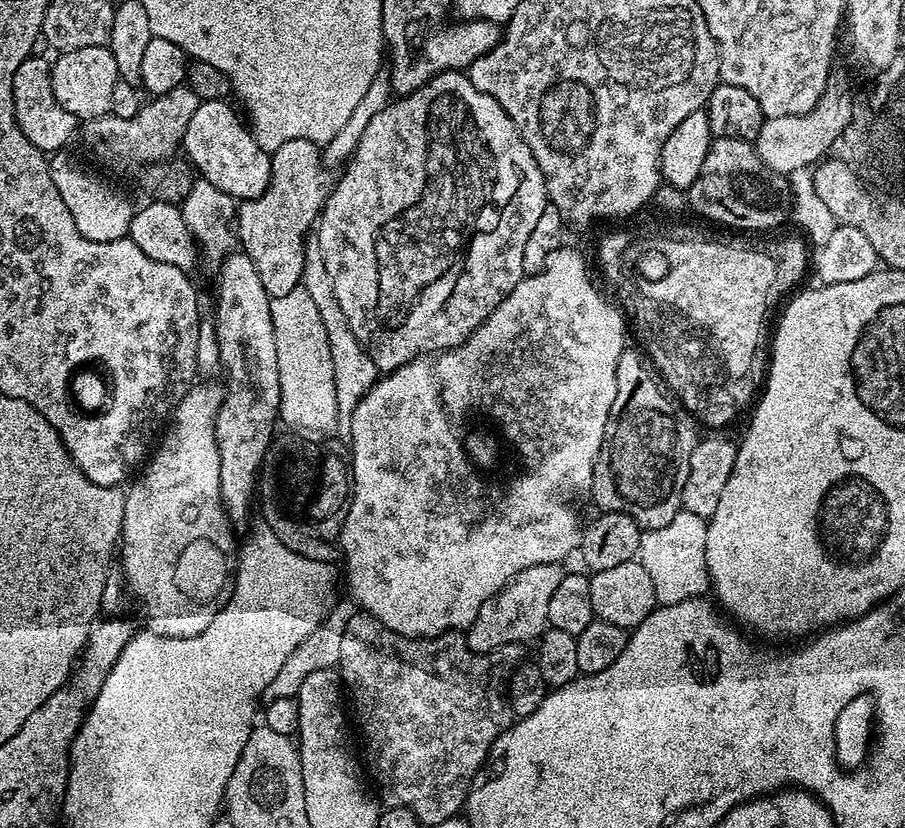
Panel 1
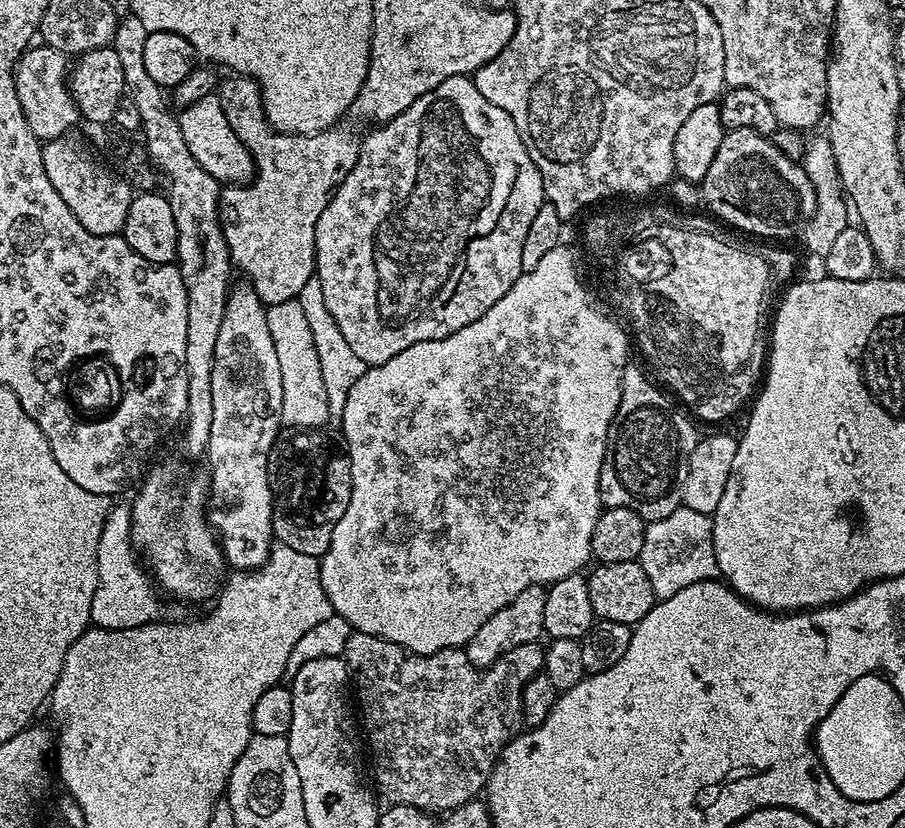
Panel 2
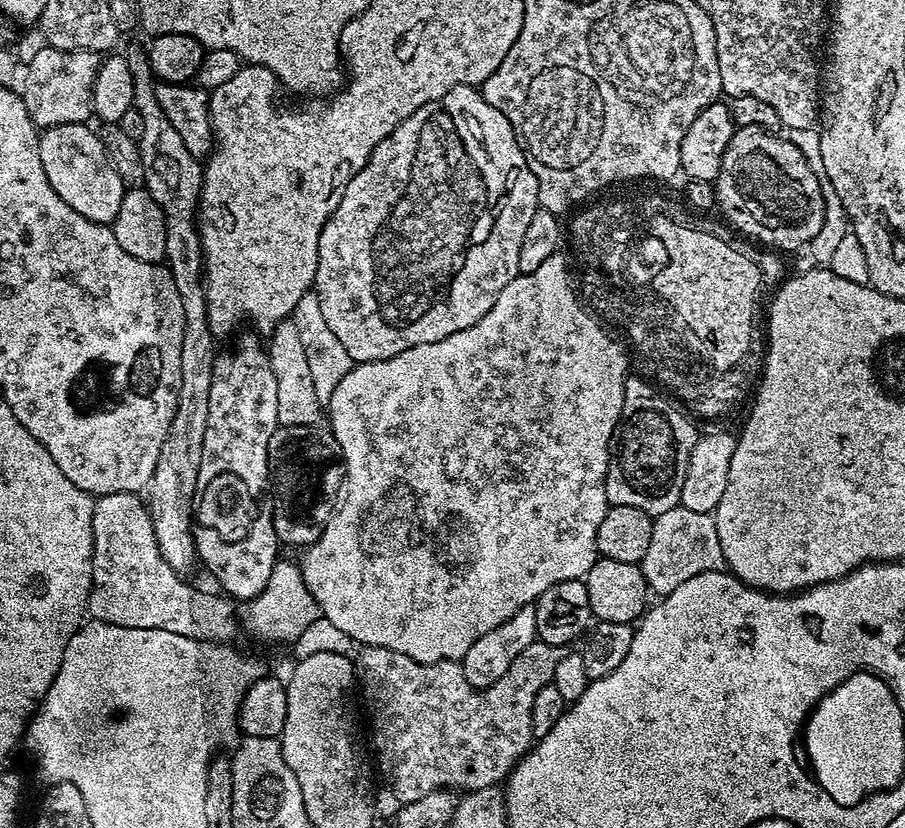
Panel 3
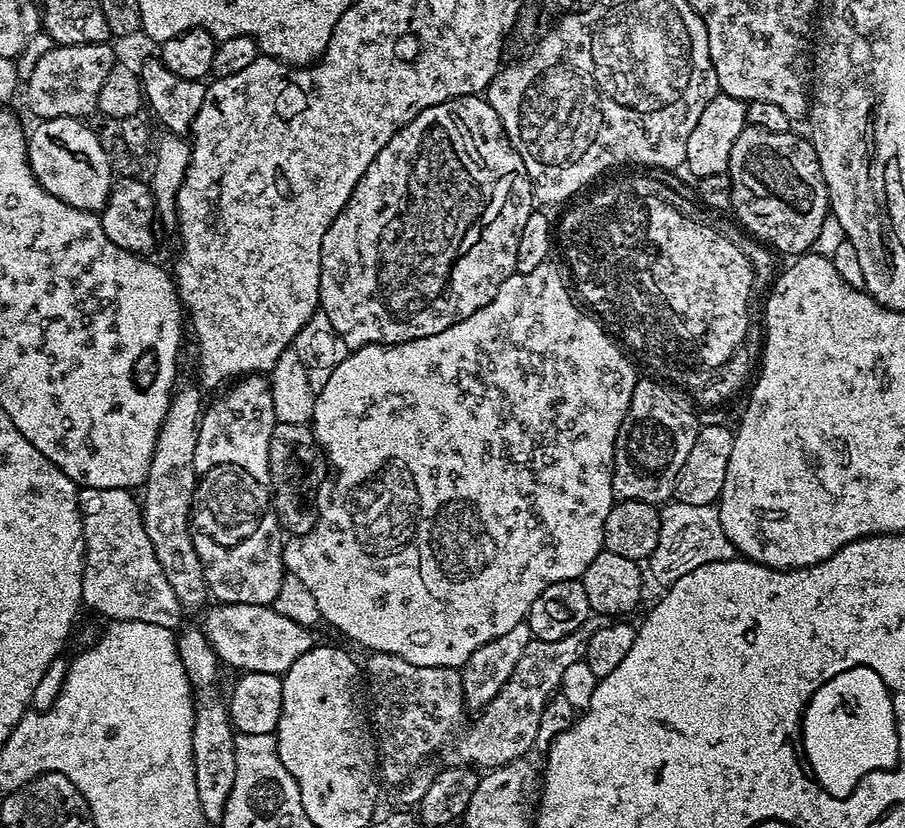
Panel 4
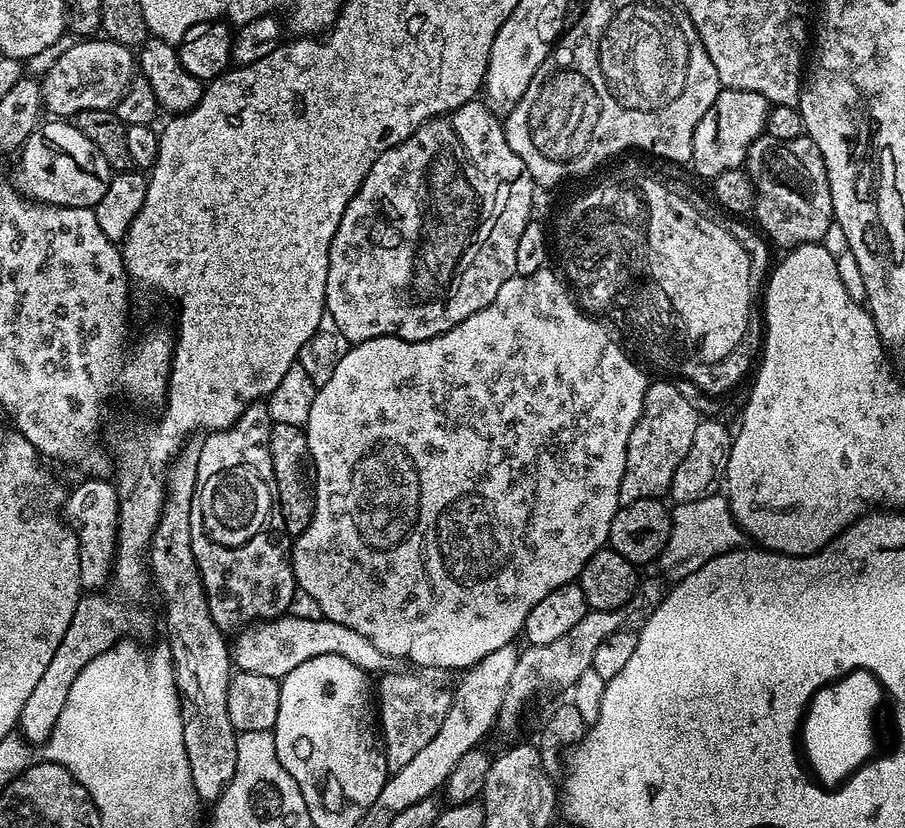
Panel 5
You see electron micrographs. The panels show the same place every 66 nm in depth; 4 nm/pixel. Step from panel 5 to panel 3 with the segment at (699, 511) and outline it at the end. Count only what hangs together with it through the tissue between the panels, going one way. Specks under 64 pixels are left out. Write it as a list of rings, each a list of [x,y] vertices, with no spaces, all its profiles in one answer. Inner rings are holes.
[[[679,506],[655,517],[650,530],[650,546],[639,562],[648,583],[649,593],[663,598],[670,595],[682,582],[694,578],[694,574],[714,572],[725,567],[722,546],[718,542],[716,517],[710,512],[686,510]]]

